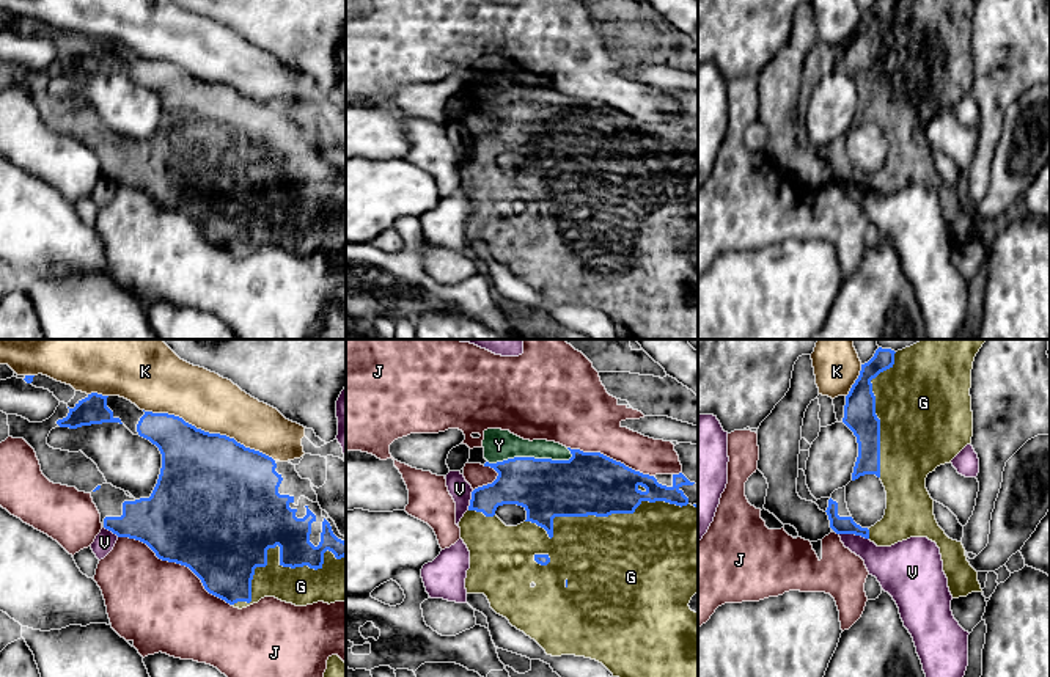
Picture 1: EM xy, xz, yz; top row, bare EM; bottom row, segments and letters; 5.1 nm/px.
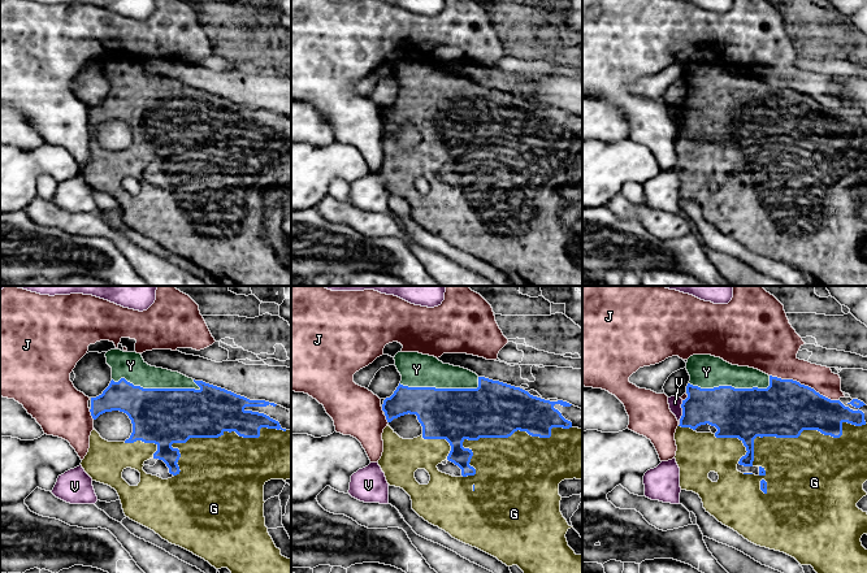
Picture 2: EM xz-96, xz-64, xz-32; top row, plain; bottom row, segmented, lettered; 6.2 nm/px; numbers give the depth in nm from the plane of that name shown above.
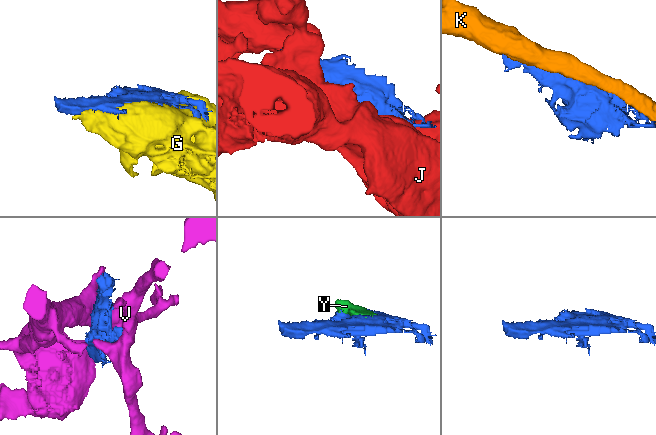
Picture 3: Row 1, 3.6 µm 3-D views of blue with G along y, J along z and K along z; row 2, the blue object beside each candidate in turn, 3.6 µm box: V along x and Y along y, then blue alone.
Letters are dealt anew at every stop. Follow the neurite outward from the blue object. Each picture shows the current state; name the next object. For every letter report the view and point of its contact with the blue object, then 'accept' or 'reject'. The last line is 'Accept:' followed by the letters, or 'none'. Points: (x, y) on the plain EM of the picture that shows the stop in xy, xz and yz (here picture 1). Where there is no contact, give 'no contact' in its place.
G: meets blue in xy at (280, 197); accept
J: meets blue in xy at (176, 211); reject
K: meets blue in xy at (208, 80); reject
V: meets blue in yz at (854, 181); reject
Y: meets blue in xz at (530, 106); accept
Accept: G, Y

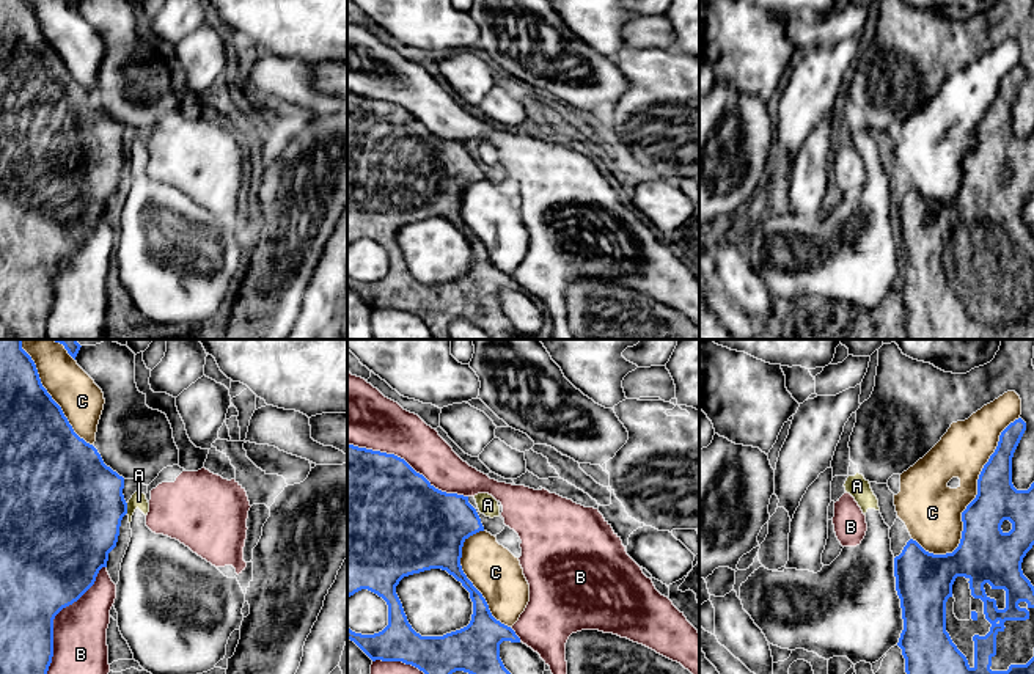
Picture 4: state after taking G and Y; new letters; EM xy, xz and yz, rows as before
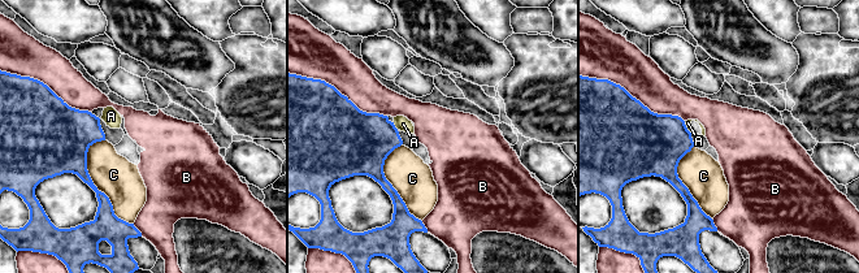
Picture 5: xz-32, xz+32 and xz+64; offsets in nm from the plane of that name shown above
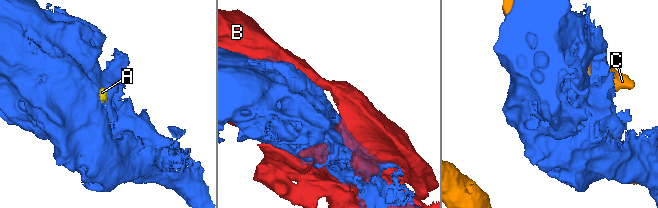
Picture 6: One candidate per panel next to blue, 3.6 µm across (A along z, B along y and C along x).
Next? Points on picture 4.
A: meets blue in xy at (126, 156); reject
B: meets blue in xy at (52, 274); reject
C: meets blue in yz at (976, 145); reject
Accept: none

